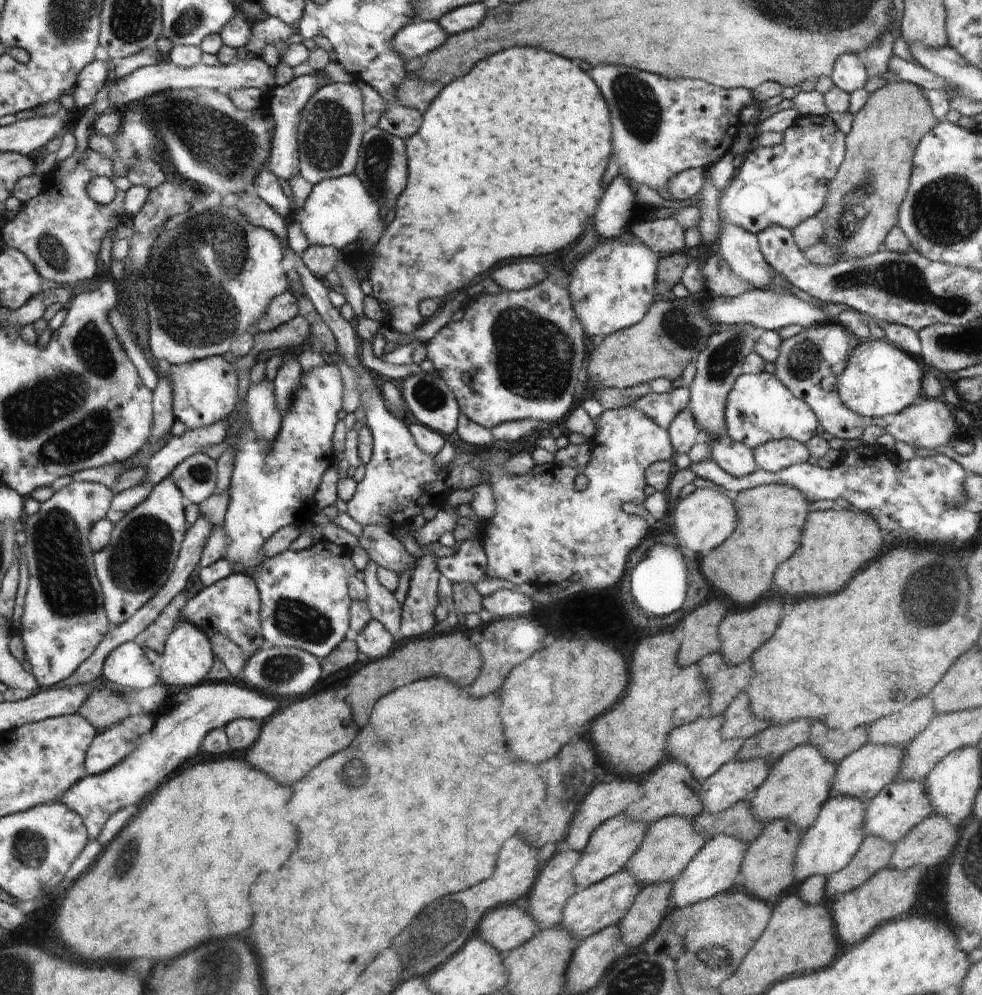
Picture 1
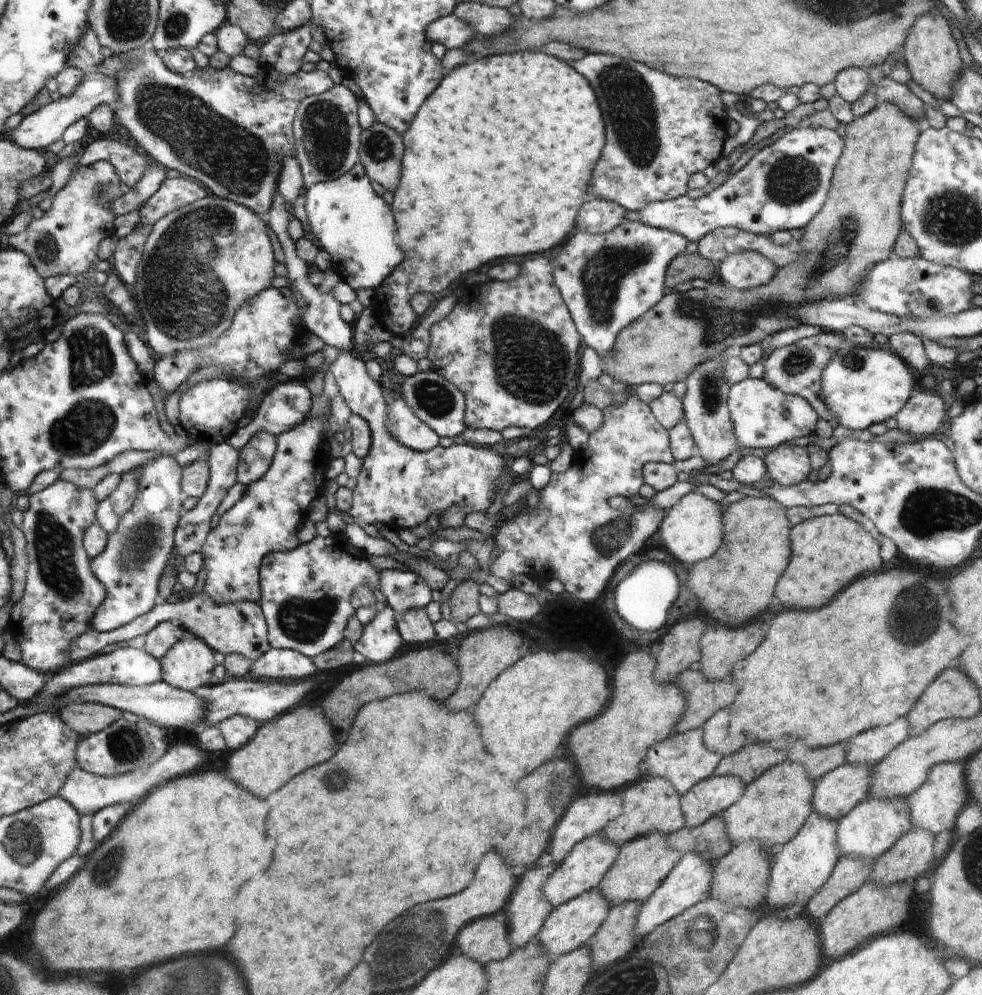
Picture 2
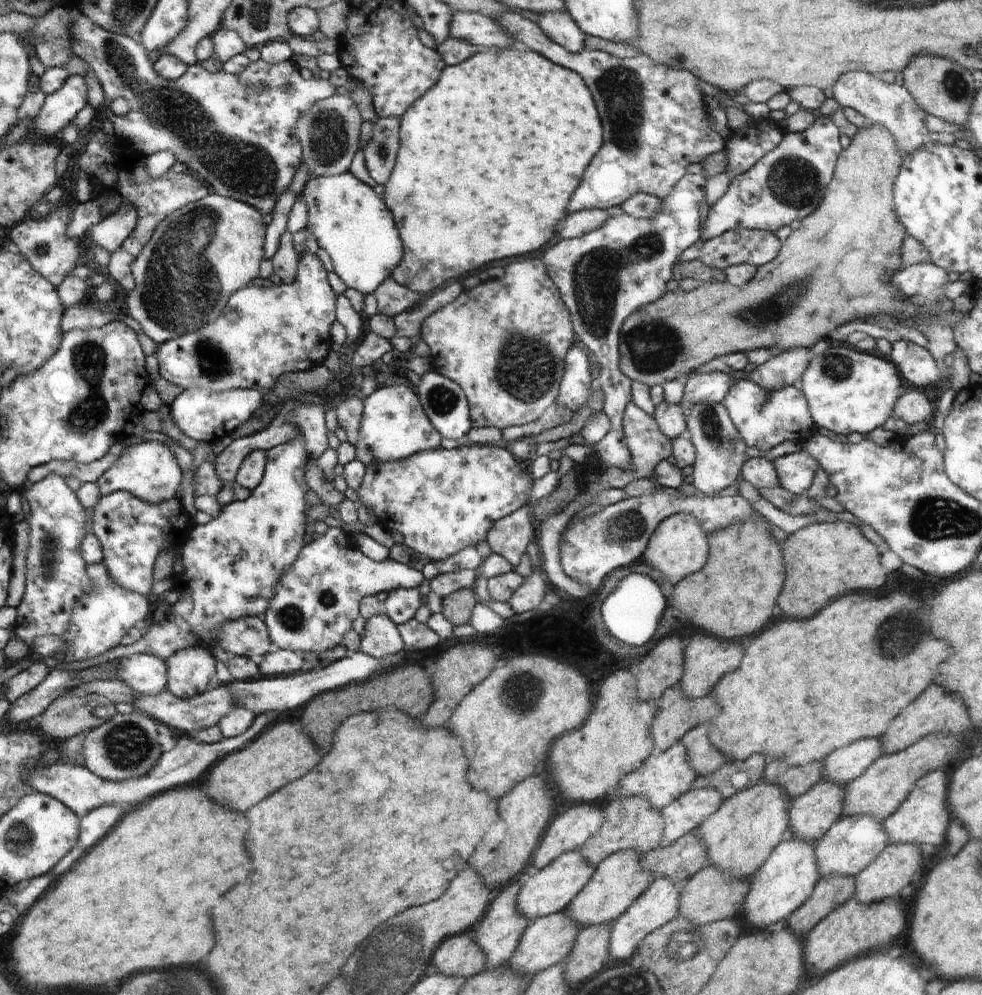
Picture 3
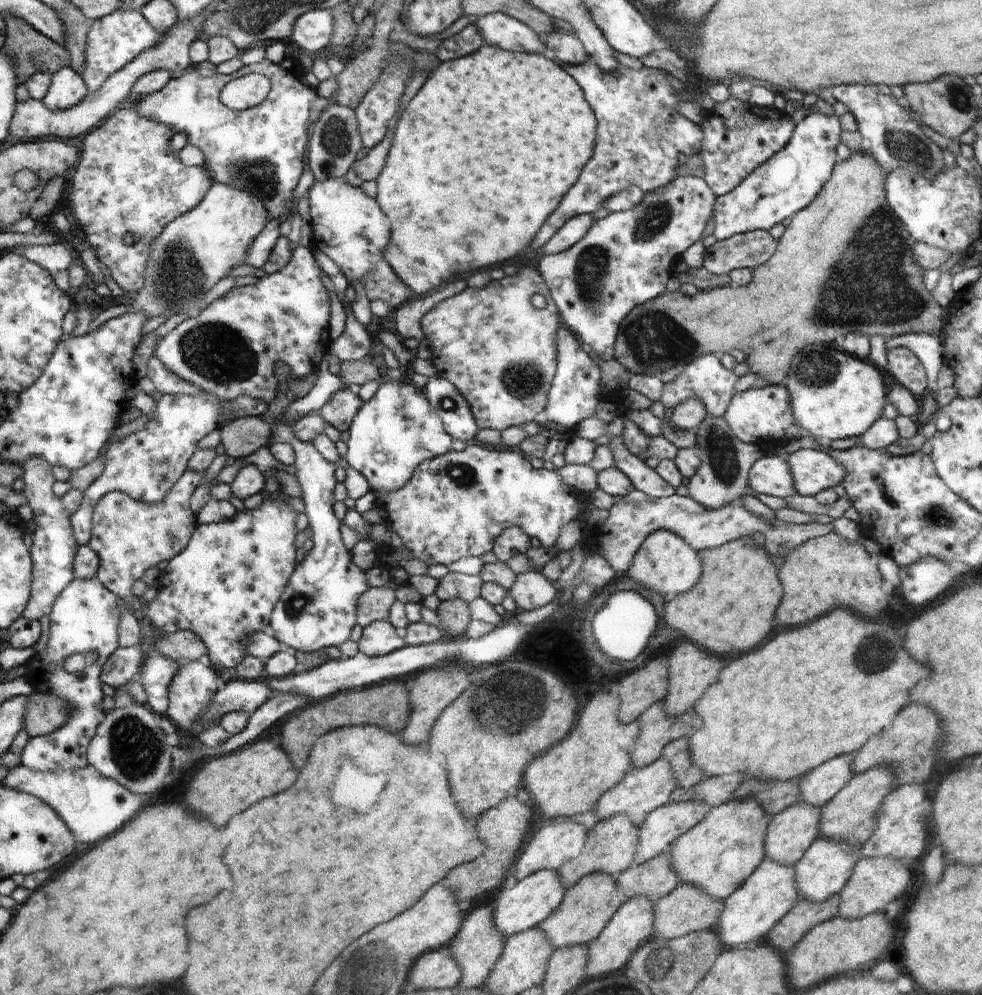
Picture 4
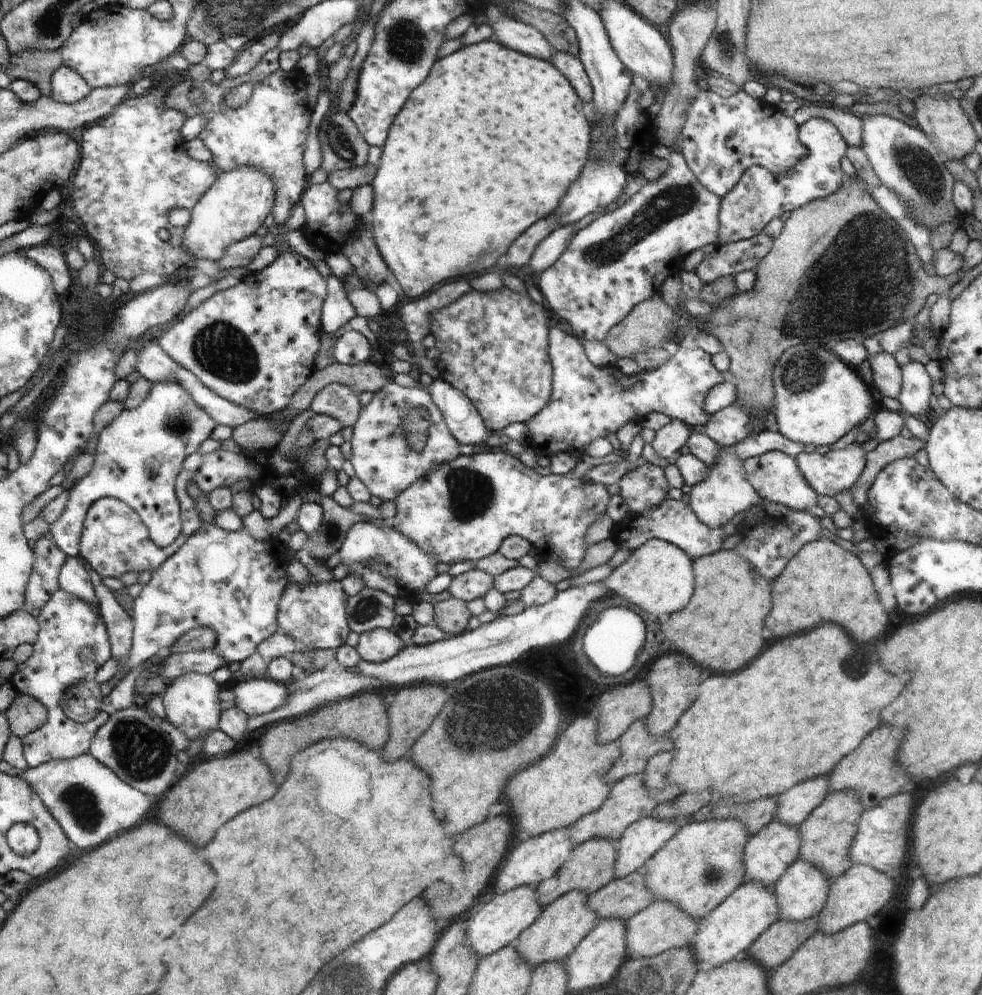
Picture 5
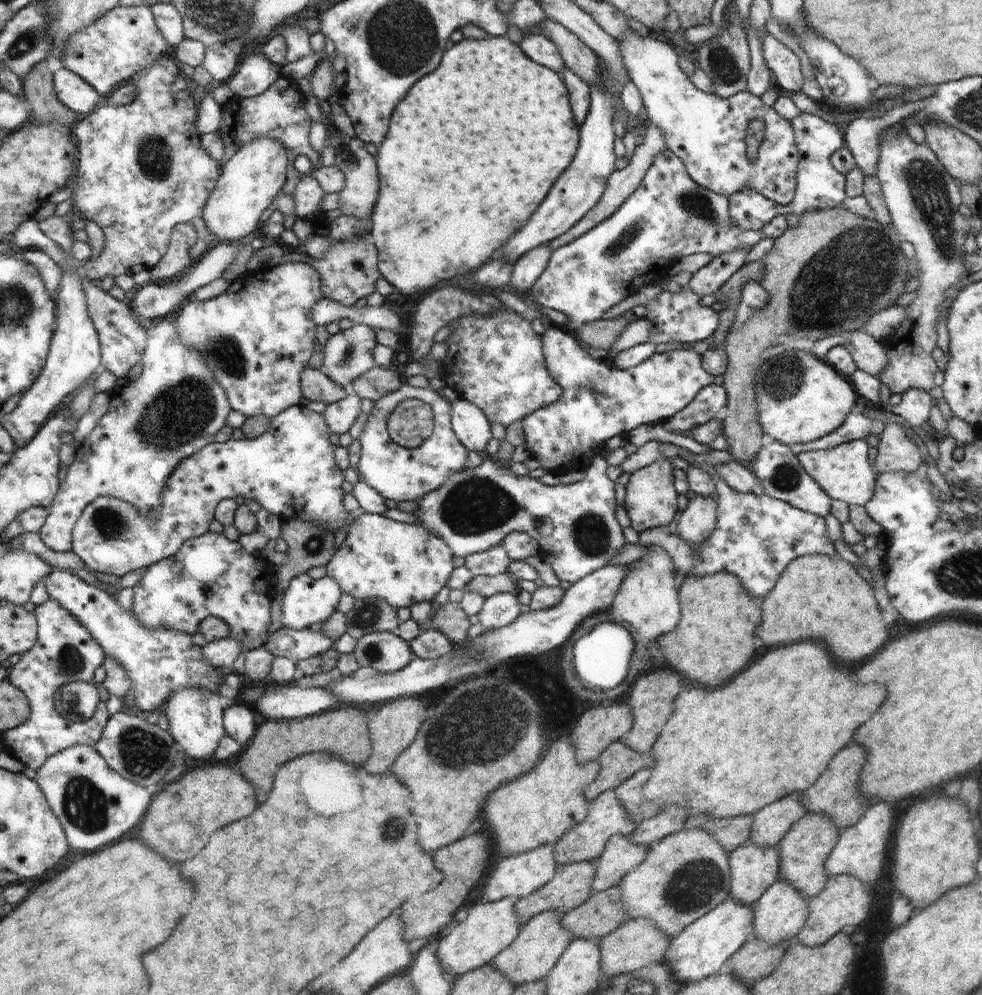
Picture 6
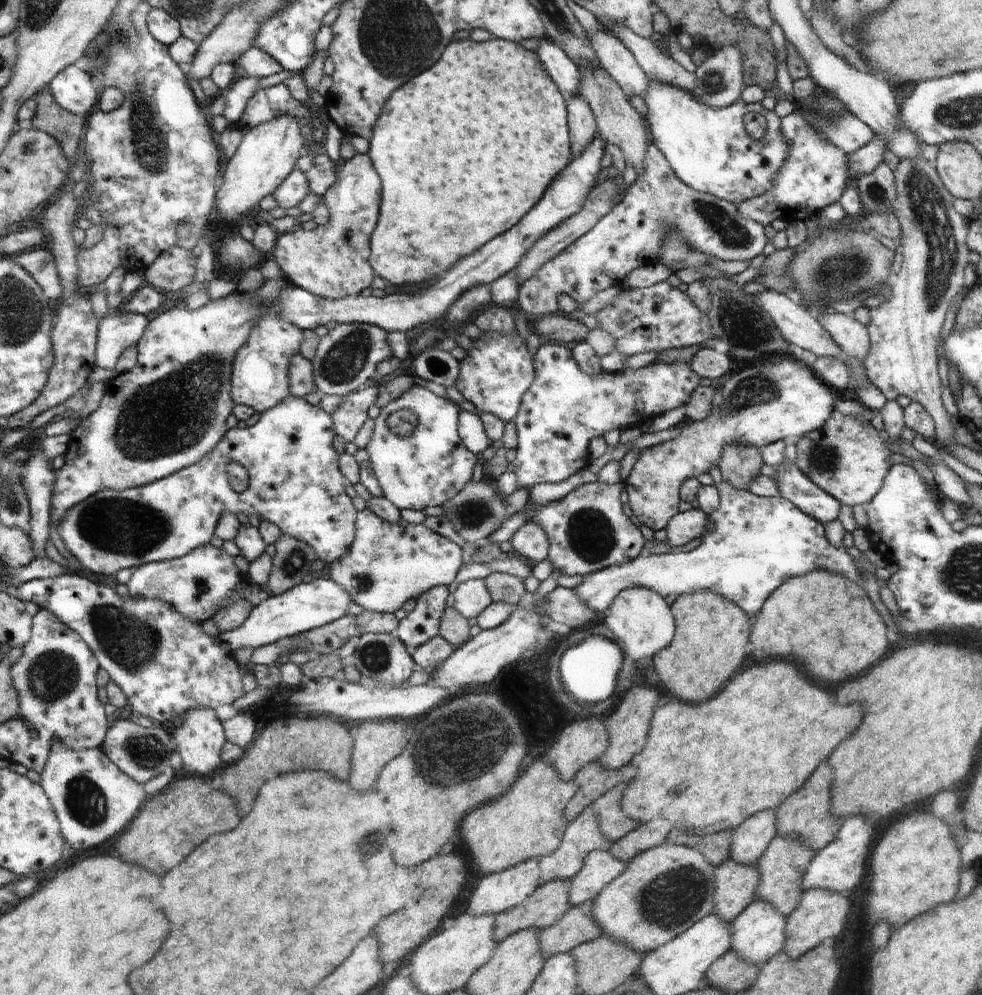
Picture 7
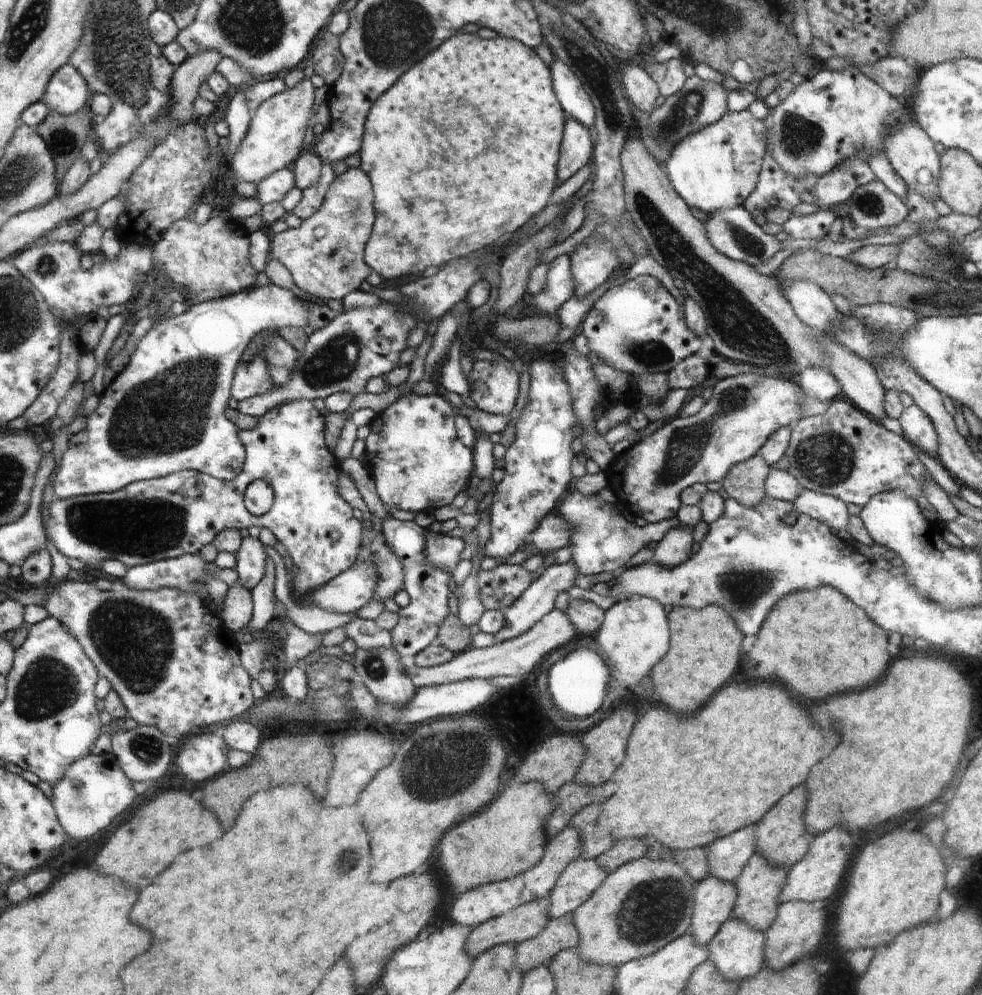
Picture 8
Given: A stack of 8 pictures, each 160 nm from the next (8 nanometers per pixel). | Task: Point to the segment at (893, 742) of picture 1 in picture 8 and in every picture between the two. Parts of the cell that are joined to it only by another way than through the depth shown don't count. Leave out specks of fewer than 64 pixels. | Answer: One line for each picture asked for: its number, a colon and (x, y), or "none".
2: (872, 746)
3: (845, 765)
4: (818, 786)
5: (793, 806)
6: (770, 824)
7: (749, 841)
8: (726, 856)

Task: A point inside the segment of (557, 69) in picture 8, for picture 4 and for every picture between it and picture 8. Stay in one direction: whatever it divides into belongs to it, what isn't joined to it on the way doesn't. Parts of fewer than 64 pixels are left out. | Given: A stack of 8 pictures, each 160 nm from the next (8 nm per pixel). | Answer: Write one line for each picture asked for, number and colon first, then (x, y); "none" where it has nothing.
4: (498, 29)
5: (514, 34)
6: (541, 49)
7: (565, 72)

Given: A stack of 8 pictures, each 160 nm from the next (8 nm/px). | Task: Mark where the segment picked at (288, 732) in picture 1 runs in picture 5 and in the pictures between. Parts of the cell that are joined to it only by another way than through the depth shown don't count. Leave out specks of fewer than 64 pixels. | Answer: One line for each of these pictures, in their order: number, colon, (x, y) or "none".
2: (282, 747)
3: (281, 753)
4: (226, 785)
5: (205, 798)

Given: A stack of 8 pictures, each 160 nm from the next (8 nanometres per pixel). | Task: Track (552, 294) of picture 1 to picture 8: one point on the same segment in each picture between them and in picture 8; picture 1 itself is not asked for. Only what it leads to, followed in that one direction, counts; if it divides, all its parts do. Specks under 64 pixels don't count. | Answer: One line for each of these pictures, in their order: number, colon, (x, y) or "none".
2: (511, 348)
3: (504, 342)
4: (501, 352)
5: (494, 346)
6: (496, 361)
7: (497, 371)
8: (493, 386)

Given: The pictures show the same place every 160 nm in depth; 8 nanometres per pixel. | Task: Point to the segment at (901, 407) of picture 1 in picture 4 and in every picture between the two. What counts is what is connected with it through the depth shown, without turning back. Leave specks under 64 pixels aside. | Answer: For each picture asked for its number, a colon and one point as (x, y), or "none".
2: (861, 386)
3: (847, 390)
4: (834, 395)

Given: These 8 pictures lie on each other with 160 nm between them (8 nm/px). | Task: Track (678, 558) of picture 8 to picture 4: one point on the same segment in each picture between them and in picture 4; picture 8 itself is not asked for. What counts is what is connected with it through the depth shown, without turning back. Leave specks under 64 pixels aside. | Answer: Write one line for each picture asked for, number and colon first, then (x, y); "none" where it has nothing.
4: (723, 477)
5: (725, 491)
6: (698, 521)
7: (690, 524)

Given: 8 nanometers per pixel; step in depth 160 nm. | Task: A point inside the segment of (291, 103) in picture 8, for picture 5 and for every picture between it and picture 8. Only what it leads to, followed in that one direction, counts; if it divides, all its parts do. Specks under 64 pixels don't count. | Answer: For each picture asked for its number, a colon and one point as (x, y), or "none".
5: (235, 206)
6: (250, 181)
7: (266, 156)

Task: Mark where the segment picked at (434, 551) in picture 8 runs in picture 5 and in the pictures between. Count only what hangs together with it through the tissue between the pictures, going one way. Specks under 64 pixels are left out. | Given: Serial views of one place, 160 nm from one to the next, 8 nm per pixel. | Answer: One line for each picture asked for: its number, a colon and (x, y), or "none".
5: (386, 560)
6: (403, 564)
7: (389, 563)

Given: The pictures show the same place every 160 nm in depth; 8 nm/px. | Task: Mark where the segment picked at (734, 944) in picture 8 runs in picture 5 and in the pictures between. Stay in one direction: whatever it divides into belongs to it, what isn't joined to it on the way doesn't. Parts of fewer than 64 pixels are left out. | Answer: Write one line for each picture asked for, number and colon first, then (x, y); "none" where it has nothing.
5: (802, 891)
6: (781, 912)
7: (759, 932)

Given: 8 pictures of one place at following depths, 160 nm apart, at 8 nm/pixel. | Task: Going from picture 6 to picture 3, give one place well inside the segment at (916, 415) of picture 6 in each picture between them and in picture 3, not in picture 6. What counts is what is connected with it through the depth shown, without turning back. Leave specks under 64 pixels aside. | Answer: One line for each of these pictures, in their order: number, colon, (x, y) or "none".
3: (916, 363)
4: (902, 363)
5: (916, 390)

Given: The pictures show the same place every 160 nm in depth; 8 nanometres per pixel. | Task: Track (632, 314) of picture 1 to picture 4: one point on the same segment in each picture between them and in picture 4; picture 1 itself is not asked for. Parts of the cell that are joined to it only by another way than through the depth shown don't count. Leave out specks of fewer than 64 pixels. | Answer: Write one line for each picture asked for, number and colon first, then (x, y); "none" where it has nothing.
2: (608, 281)
3: (604, 276)
4: (624, 260)

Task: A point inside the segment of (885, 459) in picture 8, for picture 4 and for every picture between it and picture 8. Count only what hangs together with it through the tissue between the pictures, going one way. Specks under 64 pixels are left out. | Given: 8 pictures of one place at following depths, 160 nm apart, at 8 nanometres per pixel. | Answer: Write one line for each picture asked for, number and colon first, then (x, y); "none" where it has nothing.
4: (813, 470)
5: (827, 474)
6: (844, 471)
7: (847, 459)

